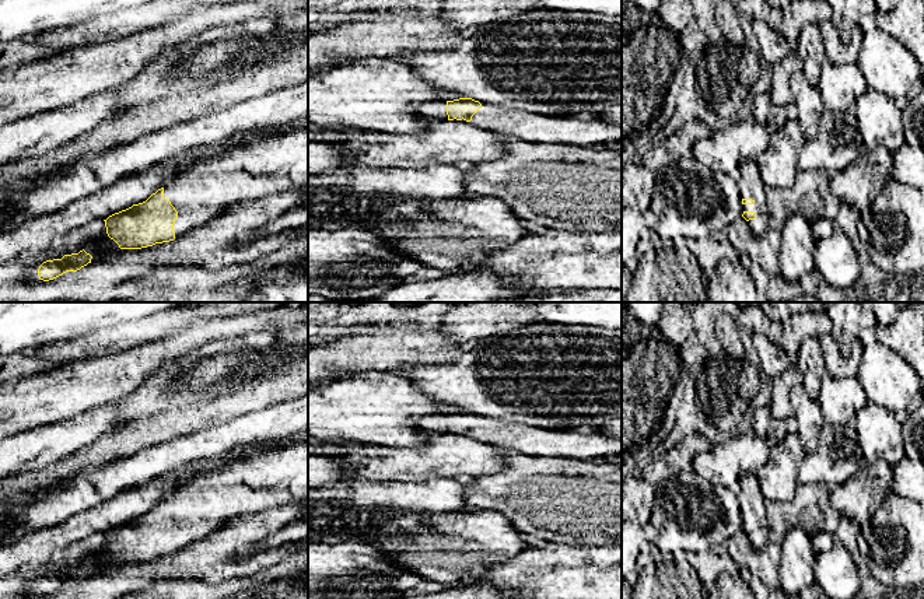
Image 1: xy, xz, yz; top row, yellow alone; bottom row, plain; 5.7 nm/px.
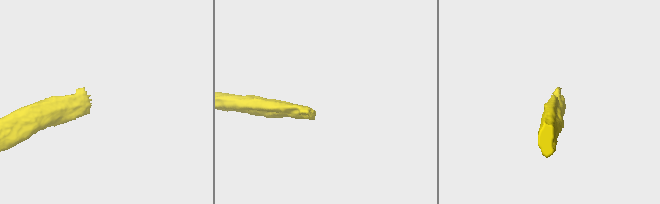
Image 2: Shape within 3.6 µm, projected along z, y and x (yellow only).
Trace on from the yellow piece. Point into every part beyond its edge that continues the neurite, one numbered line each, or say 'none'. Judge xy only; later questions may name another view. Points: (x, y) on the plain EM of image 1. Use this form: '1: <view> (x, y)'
1: xy (276, 477)

